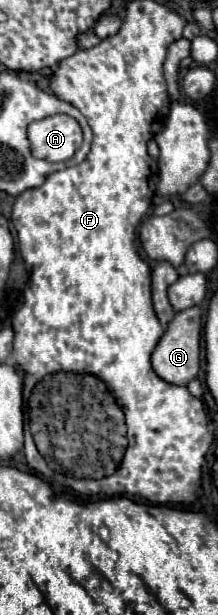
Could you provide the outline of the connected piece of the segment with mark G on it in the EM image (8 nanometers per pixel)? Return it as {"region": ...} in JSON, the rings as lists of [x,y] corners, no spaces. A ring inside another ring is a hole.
{"region":[[[191,306],[183,312],[177,312],[175,318],[169,322],[165,334],[161,336],[157,348],[153,350],[151,356],[153,370],[169,384],[187,386],[199,372],[199,352],[201,352],[199,338],[201,338],[201,308]]]}

